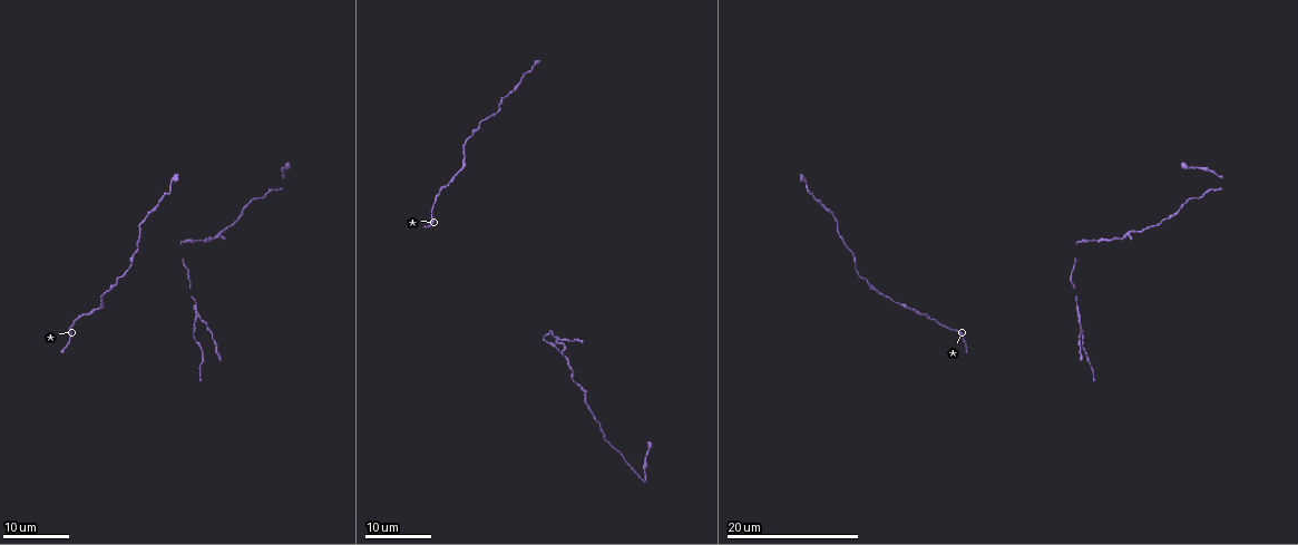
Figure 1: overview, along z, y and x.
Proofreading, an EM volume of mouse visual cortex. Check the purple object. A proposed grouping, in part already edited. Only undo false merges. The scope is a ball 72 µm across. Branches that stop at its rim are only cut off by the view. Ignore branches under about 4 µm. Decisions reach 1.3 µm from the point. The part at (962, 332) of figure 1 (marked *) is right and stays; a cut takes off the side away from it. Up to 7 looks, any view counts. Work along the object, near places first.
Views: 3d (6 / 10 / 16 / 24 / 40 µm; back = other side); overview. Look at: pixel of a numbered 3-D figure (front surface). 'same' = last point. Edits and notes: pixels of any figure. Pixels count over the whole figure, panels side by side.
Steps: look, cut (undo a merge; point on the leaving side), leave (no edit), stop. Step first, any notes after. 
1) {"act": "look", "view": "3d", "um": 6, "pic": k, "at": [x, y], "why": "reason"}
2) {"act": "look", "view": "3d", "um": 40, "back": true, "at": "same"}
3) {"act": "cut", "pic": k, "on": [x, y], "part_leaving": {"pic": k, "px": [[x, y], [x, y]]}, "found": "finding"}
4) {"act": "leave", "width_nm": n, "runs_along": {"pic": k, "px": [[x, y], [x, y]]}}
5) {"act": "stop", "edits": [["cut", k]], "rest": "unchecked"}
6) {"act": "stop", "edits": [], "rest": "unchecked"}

{"act": "look", "view": "3d", "um": 16, "pic": 1, "at": [199, 316]}

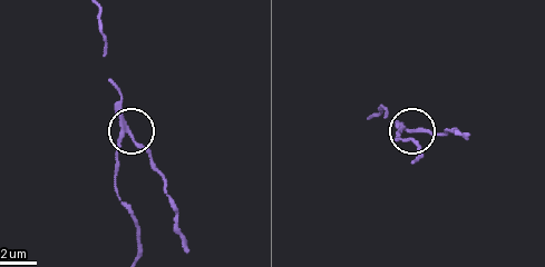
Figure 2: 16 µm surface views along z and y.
{"act": "look", "view": "3d", "um": 6, "pic": 2, "at": [128, 133], "why": "zoom in"}

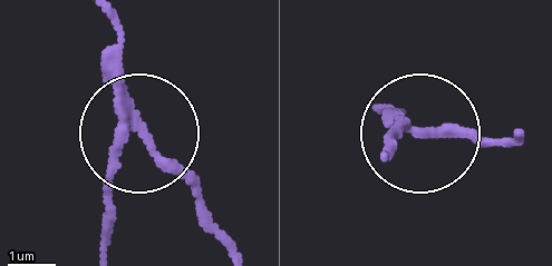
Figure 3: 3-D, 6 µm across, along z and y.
{"act": "cut", "pic": 3, "on": [151, 141], "part_leaving": {"pic": 3, "px": [[124, 82], [132, 127], [220, 246]]}, "found": "a second cell is stuck on"}

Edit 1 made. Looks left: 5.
{"act": "look", "view": "overview"}

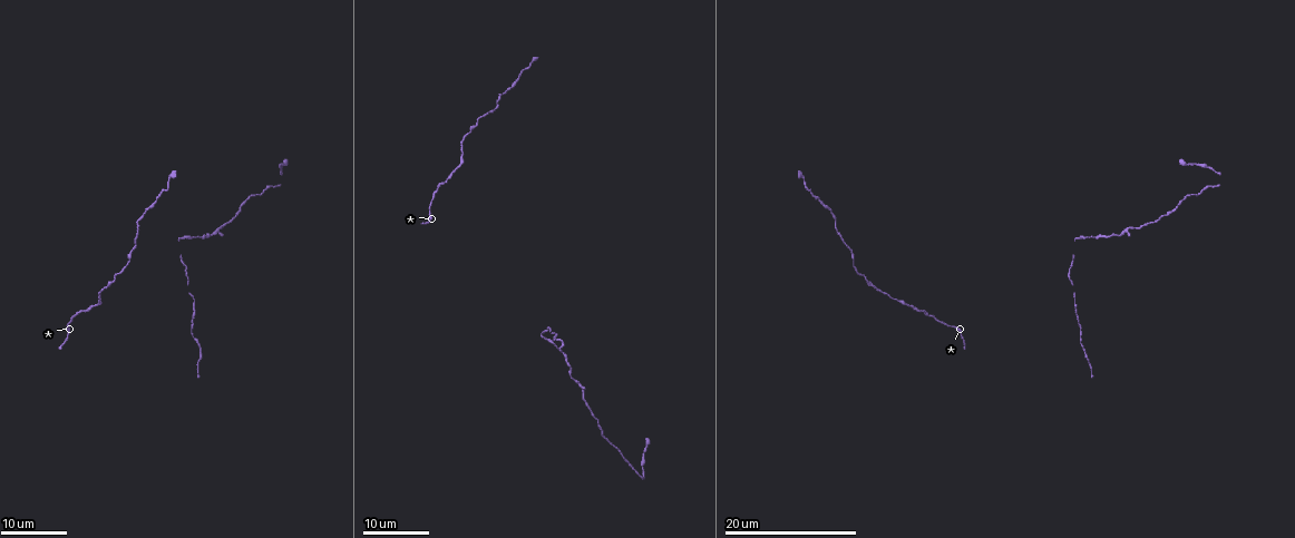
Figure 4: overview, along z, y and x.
{"act": "look", "view": "3d", "um": 24, "pic": 4, "at": [908, 305], "why": "a narrow waist"}

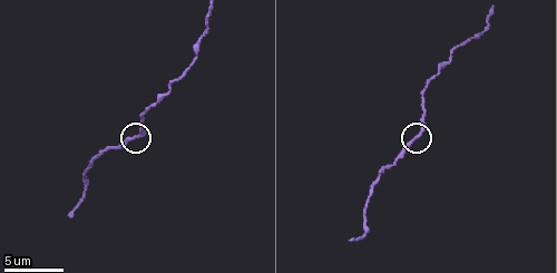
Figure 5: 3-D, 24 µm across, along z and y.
{"act": "look", "view": "3d", "um": 6, "pic": 5, "at": [133, 137]}

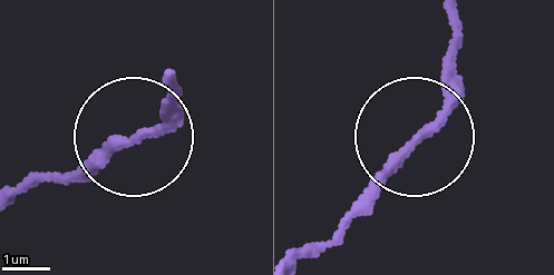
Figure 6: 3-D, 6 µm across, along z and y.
{"act": "leave", "found": "all the same cell"}

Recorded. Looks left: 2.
{"act": "look", "view": "3d", "um": 24, "pic": 4, "at": [1129, 229], "why": "calibre changes"}

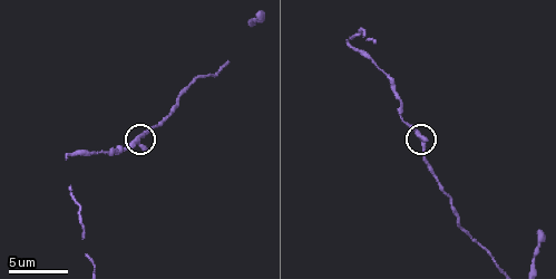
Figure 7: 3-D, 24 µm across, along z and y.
{"act": "look", "view": "3d", "um": 6, "pic": 7, "at": [141, 135], "why": "zoom in"}

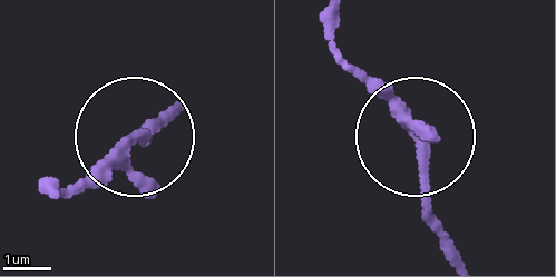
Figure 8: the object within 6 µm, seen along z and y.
{"act": "leave", "width_nm": 200, "found": "continuous, no second cell"}

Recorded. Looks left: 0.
{"act": "stop", "edits": [["cut", 3]], "rest": "unchecked"}

